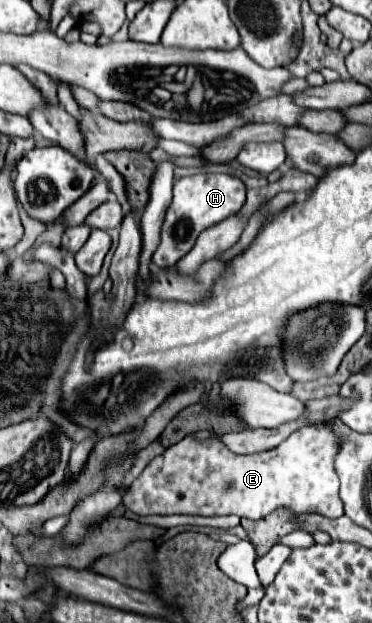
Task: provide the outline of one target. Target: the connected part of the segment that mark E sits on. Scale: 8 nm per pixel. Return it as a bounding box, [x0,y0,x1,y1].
[123,425,343,519]

